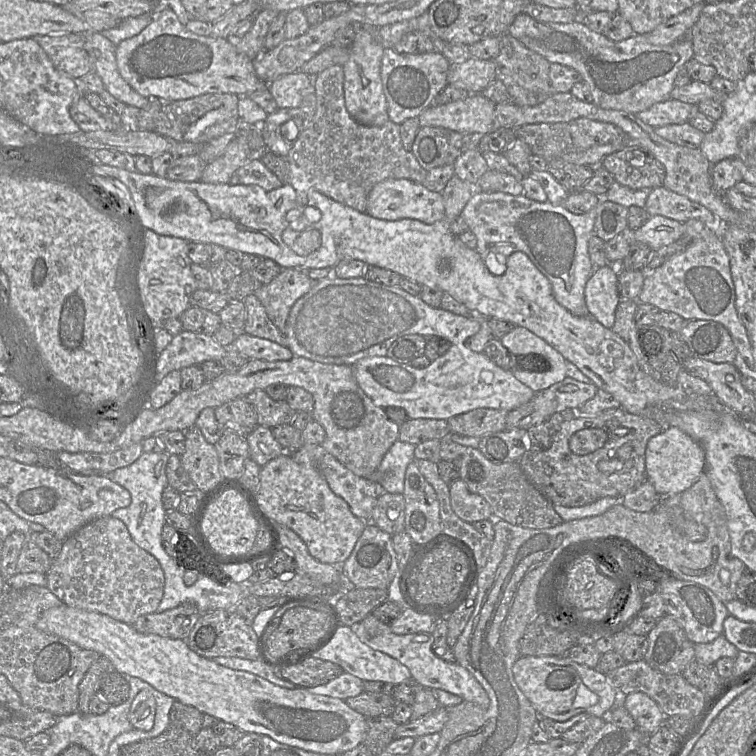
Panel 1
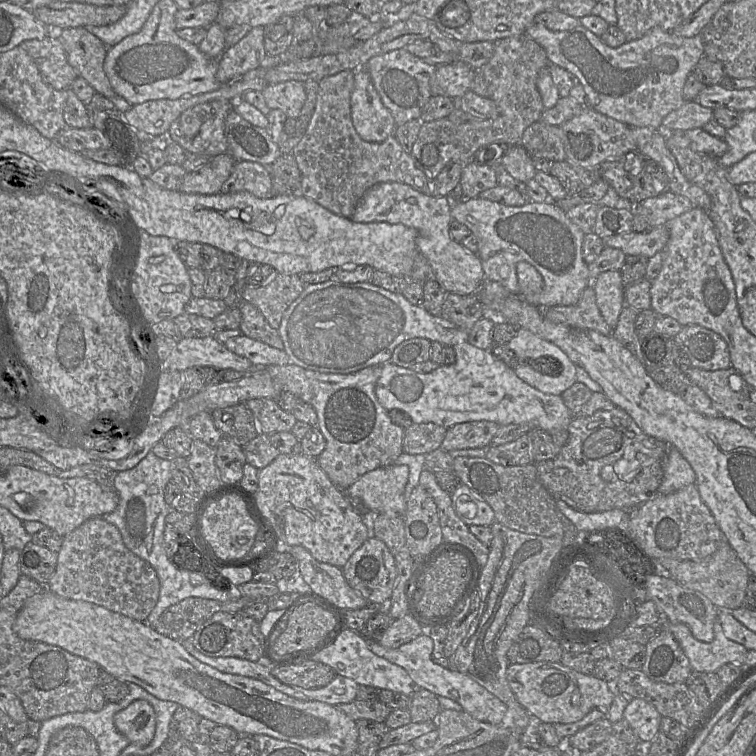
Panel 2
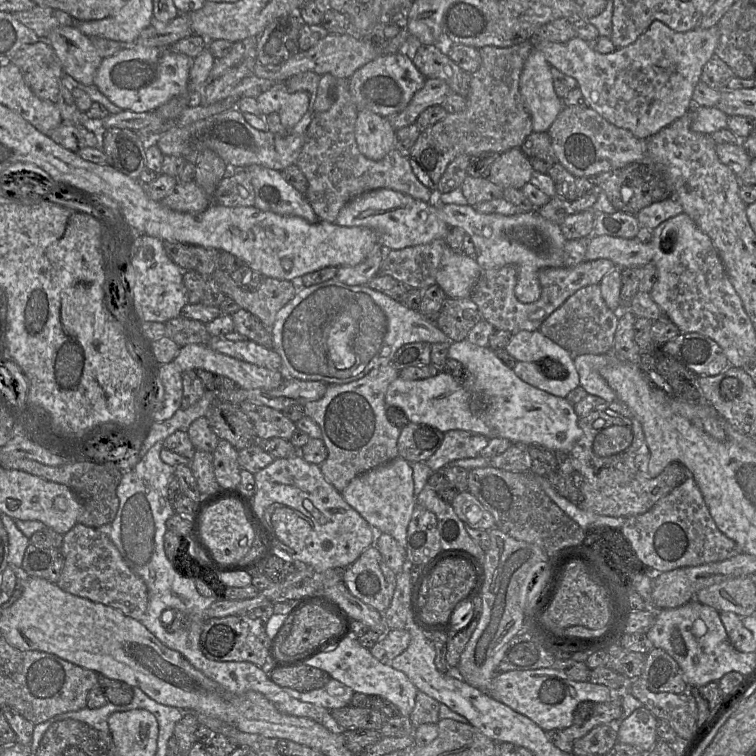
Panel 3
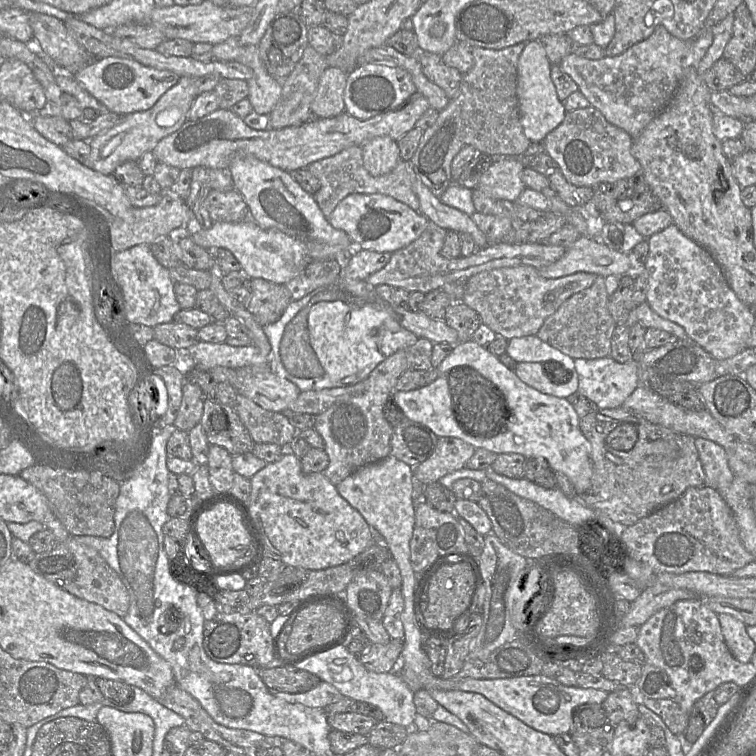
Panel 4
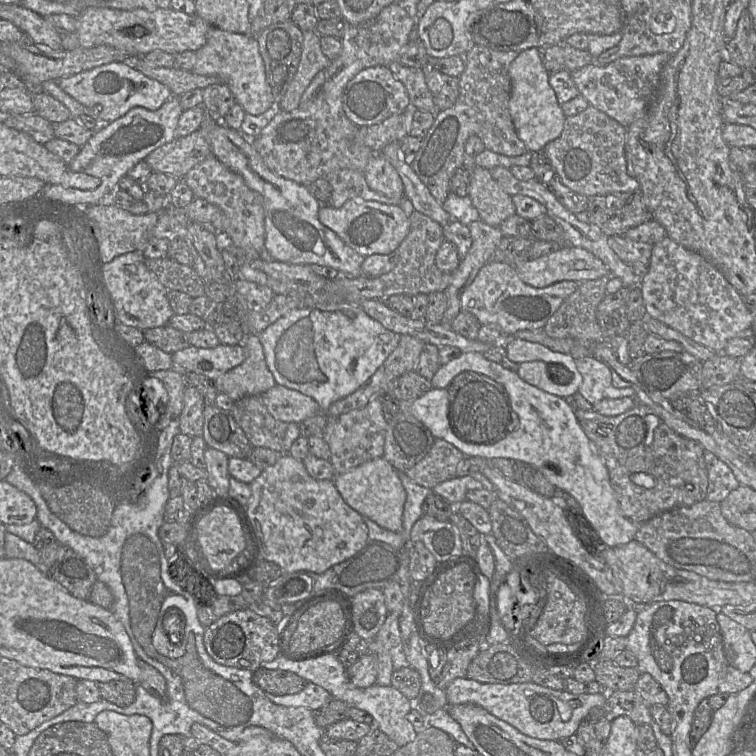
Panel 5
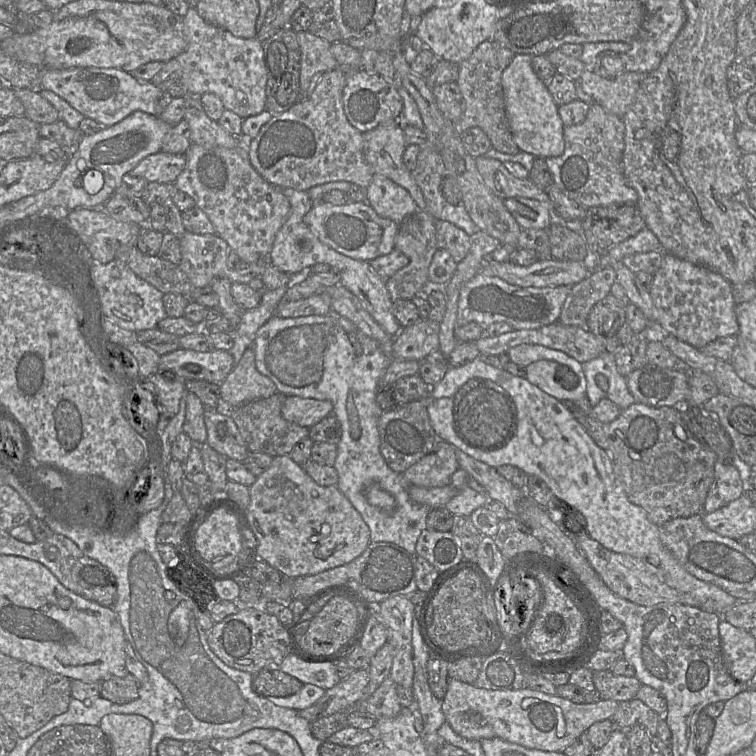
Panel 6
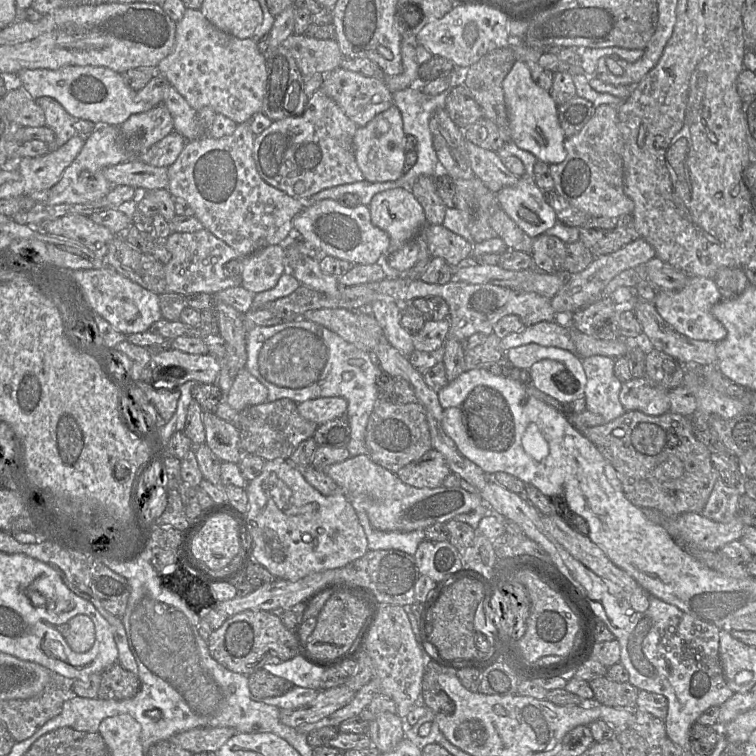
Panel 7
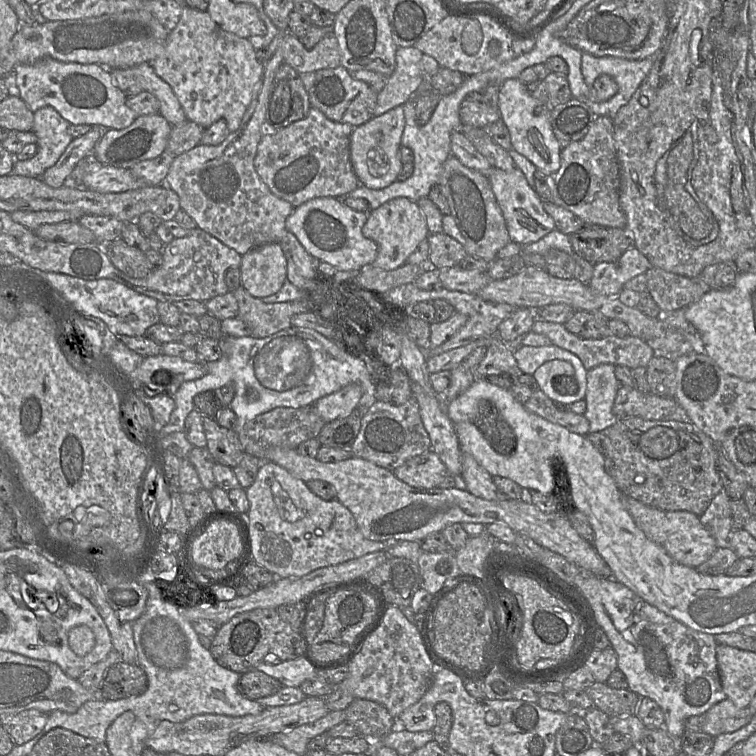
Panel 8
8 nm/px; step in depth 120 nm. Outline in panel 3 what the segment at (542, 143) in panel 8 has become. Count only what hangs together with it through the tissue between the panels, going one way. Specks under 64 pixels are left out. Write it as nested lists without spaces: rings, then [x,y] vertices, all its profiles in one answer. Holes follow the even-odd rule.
[[[533,48],[525,61],[520,76],[520,92],[525,106],[531,114],[532,130],[534,132],[548,131],[564,107],[562,99],[557,96],[554,90],[550,67],[544,54]]]

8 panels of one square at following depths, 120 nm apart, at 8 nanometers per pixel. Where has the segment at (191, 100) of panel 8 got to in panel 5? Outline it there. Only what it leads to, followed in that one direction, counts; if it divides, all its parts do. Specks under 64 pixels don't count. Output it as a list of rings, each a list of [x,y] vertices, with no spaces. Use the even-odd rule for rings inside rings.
[[[211,27],[207,33],[205,45],[196,51],[196,54],[197,61],[192,72],[219,77],[228,86],[236,103],[244,109],[246,114],[259,116],[272,111],[273,117],[277,112],[256,37]]]

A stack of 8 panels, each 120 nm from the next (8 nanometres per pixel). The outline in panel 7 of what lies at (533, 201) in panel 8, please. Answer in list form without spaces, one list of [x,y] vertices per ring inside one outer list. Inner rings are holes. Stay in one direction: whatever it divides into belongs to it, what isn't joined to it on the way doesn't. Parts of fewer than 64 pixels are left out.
[[[526,176],[496,193],[496,200],[505,213],[531,238],[544,234],[557,223],[554,209],[534,179]]]

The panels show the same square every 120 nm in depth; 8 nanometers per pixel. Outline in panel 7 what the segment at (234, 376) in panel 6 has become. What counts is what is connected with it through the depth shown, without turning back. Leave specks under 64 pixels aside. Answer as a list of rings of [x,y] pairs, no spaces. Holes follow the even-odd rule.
[[[243,368],[233,378],[224,401],[240,412],[249,406],[265,403],[267,395],[267,388]]]

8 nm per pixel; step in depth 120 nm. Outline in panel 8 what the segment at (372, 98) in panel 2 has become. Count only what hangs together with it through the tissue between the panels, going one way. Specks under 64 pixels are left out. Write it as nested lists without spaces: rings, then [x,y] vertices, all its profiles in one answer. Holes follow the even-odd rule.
[[[406,197],[394,198],[368,213],[362,234],[378,246],[378,254],[373,267],[394,270],[407,263],[408,257],[429,235],[424,214],[417,202]]]

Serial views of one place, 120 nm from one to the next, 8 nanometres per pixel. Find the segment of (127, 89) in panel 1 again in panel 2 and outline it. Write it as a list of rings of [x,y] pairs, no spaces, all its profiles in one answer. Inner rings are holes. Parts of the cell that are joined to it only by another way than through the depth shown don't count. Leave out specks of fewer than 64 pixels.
[[[72,27],[55,32],[63,43],[70,65],[97,93],[112,99],[117,94],[104,71],[108,47],[86,27]]]

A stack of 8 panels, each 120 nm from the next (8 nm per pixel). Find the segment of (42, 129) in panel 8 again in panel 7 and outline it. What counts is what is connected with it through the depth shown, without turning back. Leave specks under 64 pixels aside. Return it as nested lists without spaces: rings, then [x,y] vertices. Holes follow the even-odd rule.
[[[41,97],[36,102],[44,111],[46,126],[55,133],[50,151],[63,146],[77,134],[74,124],[78,119],[70,115],[59,102],[51,97]]]

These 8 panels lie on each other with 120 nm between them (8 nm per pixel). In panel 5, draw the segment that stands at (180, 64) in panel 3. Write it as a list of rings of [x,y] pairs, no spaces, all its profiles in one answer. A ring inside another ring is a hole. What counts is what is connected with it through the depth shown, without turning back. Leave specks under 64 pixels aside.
[[[114,61],[61,78],[57,82],[63,91],[92,109],[101,124],[117,120],[134,107],[156,111],[172,96],[167,86],[144,75],[130,61]]]

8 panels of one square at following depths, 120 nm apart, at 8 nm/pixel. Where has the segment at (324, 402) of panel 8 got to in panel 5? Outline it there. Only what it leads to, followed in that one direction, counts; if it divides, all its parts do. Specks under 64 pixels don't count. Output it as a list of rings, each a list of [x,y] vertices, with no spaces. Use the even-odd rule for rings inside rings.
[[[279,384],[263,393],[262,398],[268,412],[283,422],[300,423],[320,412],[313,398]]]

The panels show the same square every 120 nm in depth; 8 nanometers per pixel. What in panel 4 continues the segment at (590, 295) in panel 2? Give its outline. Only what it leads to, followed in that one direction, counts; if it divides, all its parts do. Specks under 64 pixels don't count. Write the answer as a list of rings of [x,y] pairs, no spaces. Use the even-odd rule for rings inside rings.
[[[598,276],[592,286],[572,295],[554,314],[547,317],[536,335],[572,359],[608,357],[612,334],[617,326],[608,310],[608,299],[605,277]]]

